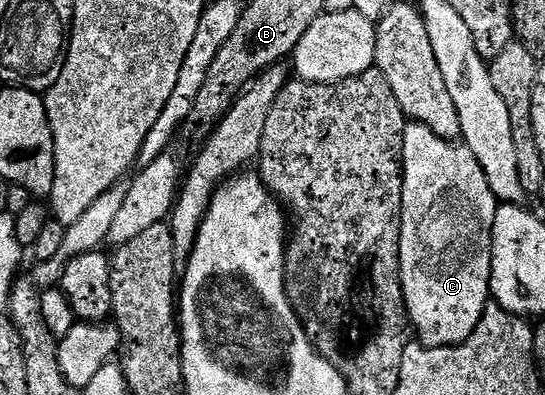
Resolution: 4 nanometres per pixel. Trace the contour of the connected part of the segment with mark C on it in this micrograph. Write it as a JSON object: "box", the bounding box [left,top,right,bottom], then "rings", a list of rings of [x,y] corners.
{"box":[400,123,499,348],"rings":[[[405,123],[404,126],[404,158],[402,161],[402,175],[404,185],[402,186],[402,206],[400,207],[400,281],[404,291],[404,305],[408,311],[407,318],[421,341],[430,348],[446,348],[457,344],[465,344],[474,334],[478,322],[482,318],[484,309],[490,303],[490,289],[492,287],[492,232],[494,218],[499,208],[494,190],[490,190],[490,182],[486,182],[486,174],[482,166],[478,166],[478,158],[463,143],[451,144],[443,140],[432,128],[424,124]]]}

